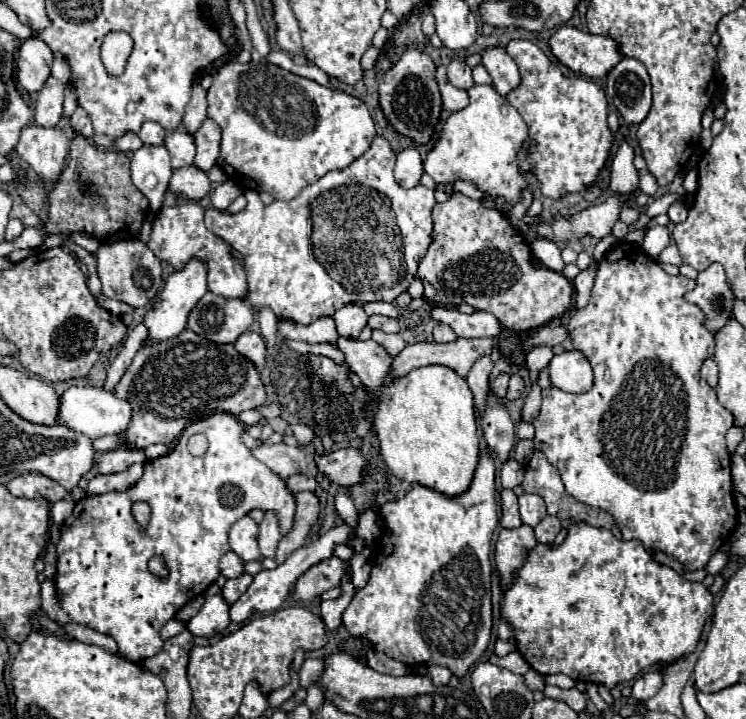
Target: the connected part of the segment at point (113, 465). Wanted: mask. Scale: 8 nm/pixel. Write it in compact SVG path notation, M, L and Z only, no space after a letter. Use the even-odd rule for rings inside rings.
M120 446L114 448L110 452L104 452L98 460L96 460L96 468L100 474L114 474L114 472L122 472L126 468L130 468L134 462L146 462L146 456L142 450L134 450L128 446Z

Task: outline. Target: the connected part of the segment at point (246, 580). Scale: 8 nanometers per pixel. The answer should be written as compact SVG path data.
M242 574L242 576L238 576L238 578L234 578L234 580L226 580L226 584L222 586L222 598L228 602L228 604L234 604L244 592L246 592L246 588L250 586L250 582L252 582L252 576L250 574Z

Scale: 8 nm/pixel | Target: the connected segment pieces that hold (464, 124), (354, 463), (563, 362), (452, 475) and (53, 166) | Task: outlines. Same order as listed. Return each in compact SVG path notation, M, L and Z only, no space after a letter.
M472 86L468 90L470 104L458 112L452 112L440 128L436 142L430 146L423 167L436 184L452 186L456 180L472 182L484 192L482 204L486 208L498 208L496 200L502 198L506 204L518 204L522 190L528 182L518 166L518 152L528 148L530 134L528 126L516 108L508 104L492 86Z
M340 448L328 454L314 452L318 472L338 486L360 484L364 478L366 458L356 448Z
M578 350L556 354L548 370L552 386L558 386L564 392L586 392L594 384L592 366Z
M338 336L336 348L344 354L350 370L360 376L368 394L376 396L378 414L374 420L374 428L380 440L380 454L386 466L390 468L390 472L404 482L422 484L448 498L456 498L464 494L478 466L478 436L476 436L478 428L476 428L476 414L474 414L474 396L466 384L466 378L458 376L454 370L446 366L422 366L422 368L412 370L404 378L390 382L386 374L390 370L392 358L374 340Z
M26 126L16 144L18 156L28 162L44 180L58 182L64 160L68 156L70 140L60 128Z

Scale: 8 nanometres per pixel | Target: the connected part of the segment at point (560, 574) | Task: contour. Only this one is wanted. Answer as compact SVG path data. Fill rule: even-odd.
M572 524L568 528L568 536L560 546L550 546L550 544L536 544L530 552L524 564L514 572L514 582L512 586L504 592L502 600L502 620L506 620L512 630L514 630L514 642L518 652L524 656L524 660L542 676L548 674L566 674L572 680L582 680L582 682L594 682L594 684L604 684L608 688L614 688L620 682L630 682L634 680L644 668L654 666L654 664L668 664L674 662L686 654L692 654L696 650L696 644L700 640L700 634L704 630L704 624L708 616L712 614L714 608L714 598L710 590L702 582L688 582L684 576L674 572L670 566L658 564L642 546L638 540L618 540L610 530L606 528L596 528L590 524Z

